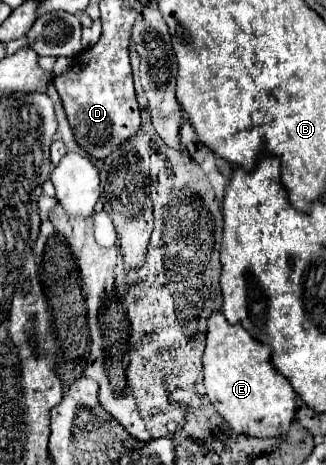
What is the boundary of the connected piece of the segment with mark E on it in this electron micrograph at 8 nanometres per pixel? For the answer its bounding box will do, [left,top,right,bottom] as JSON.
[203,313,297,439]

